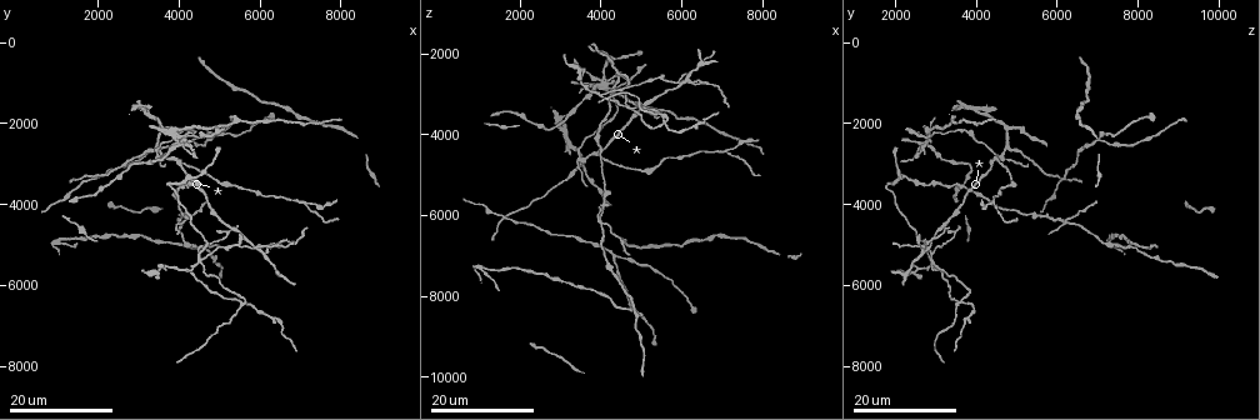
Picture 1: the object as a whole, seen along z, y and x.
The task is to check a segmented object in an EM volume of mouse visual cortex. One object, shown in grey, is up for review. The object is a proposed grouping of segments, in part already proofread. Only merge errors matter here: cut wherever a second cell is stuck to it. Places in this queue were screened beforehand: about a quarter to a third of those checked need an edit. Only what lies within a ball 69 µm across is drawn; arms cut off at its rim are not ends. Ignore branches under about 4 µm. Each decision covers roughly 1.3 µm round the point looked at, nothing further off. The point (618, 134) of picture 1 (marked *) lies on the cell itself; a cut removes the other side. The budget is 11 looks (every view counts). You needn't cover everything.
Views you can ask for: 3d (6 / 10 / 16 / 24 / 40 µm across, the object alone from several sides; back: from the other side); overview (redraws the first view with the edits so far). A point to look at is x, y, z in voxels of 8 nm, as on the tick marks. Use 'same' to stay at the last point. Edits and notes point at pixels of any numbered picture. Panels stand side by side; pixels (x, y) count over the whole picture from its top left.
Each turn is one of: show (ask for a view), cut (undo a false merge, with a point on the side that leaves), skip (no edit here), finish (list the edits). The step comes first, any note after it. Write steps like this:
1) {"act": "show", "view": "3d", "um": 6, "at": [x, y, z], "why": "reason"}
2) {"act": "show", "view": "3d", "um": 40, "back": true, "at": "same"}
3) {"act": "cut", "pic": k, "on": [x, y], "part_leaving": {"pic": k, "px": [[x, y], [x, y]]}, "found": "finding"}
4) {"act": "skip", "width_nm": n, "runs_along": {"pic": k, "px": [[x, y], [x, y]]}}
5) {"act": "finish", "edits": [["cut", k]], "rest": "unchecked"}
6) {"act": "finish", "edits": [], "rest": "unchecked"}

{"act": "show", "view": "3d", "um": 16, "at": [4750, 5250, 8150], "why": "arms part here"}

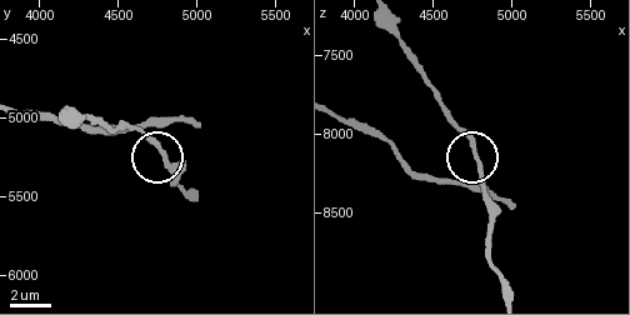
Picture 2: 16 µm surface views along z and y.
{"act": "show", "view": "3d", "um": 6, "at": [4800, 5240, 8200], "why": "zoom in"}

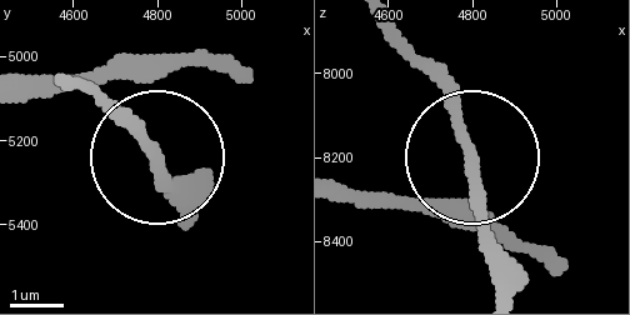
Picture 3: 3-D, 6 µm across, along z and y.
{"act": "skip", "width_nm": 170, "runs_along": {"pic": 3, "px": [[381, 29], [444, 95], [489, 230], [489, 279]]}, "found": "continuous, no second cell"}

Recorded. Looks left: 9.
{"act": "show", "view": "3d", "um": 24, "at": [4000, 4450, 6200], "why": "looks like a crossing"}

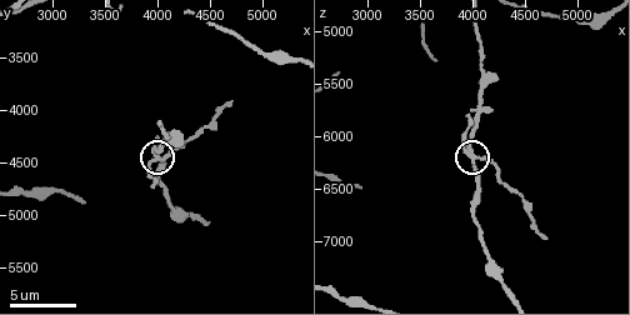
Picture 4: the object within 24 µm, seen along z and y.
{"act": "show", "view": "3d", "um": 10, "at": [4020, 4460, 6220], "why": "zoom in"}

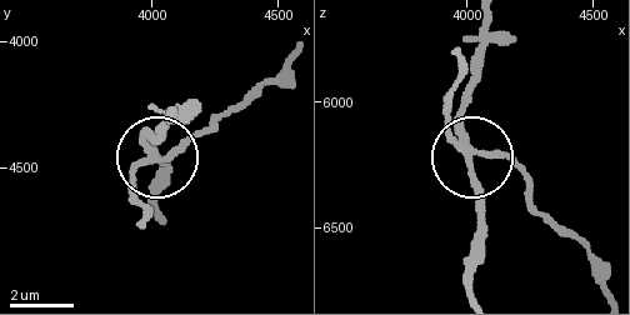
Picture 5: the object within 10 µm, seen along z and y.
{"act": "skip", "found": "one cell here"}

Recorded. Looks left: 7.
{"act": "show", "view": "3d", "um": 16, "at": [4400, 2400, 7050], "why": "arms part here"}

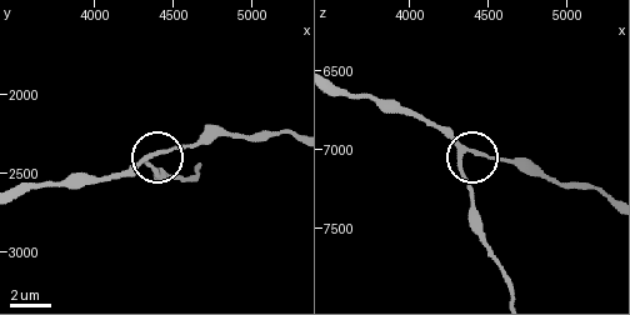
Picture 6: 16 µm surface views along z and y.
{"act": "show", "view": "3d", "um": 10, "at": [4360, 2380, 7020], "why": "closer look"}

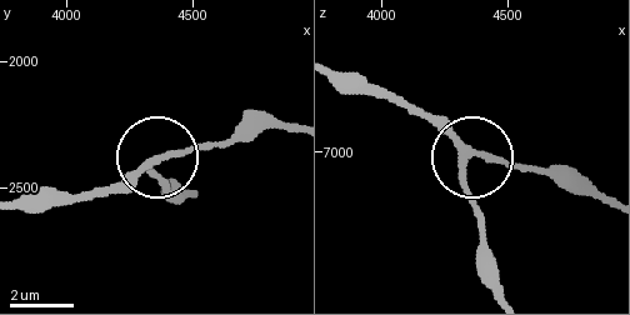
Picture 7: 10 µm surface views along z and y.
{"act": "skip", "arms": 3, "runs_along": {"pic": 7, "px": [[335, 71], [408, 100], [464, 151], [480, 254]]}, "found": "continuous, no second cell"}

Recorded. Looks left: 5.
{"act": "show", "view": "3d", "um": 24, "at": [6050, 1400, 6750]}

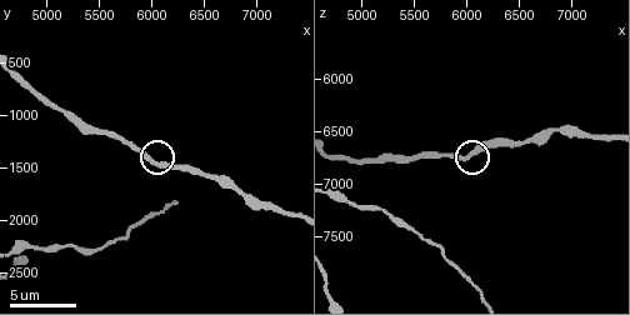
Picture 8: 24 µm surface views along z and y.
{"act": "show", "view": "3d", "um": 10, "at": [6020, 1440, 6740], "why": "closer look"}

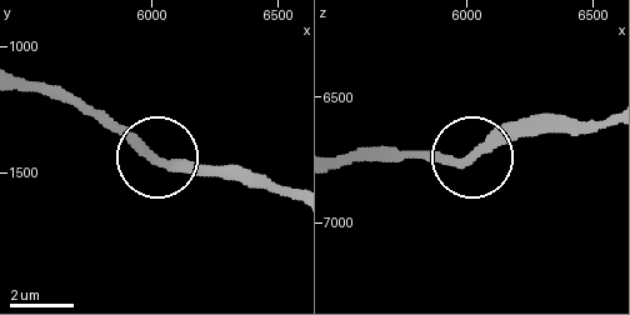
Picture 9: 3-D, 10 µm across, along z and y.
{"act": "skip", "side_arm_um": 16, "found": "continuous, no second cell"}

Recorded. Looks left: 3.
{"act": "show", "view": "3d", "um": 16, "at": [4000, 3000, 4400], "why": "sudden change in width"}

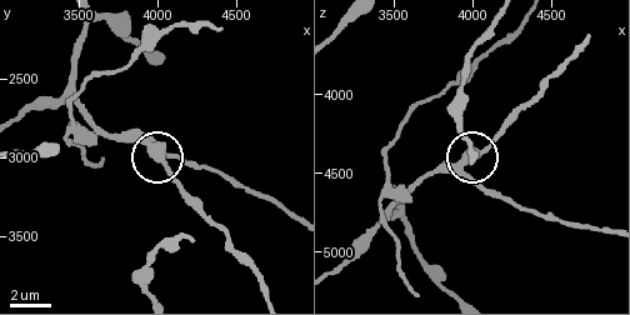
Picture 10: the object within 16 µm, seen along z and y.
{"act": "show", "view": "3d", "um": 6, "at": "same"}

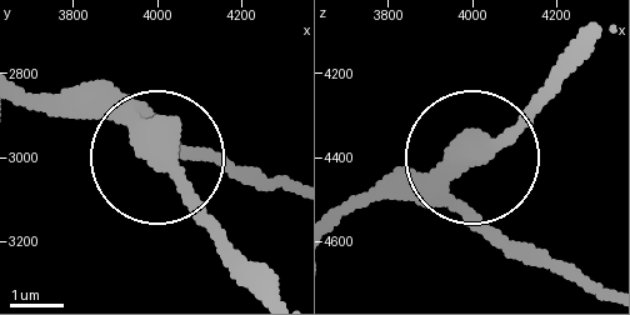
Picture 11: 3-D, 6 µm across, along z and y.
{"act": "skip", "runs_along": {"pic": 11, "px": [[596, 39], [489, 146], [373, 195]]}, "found": "one cell here"}

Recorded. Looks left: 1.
{"act": "finish", "edits": [], "rest": "unchecked"}

